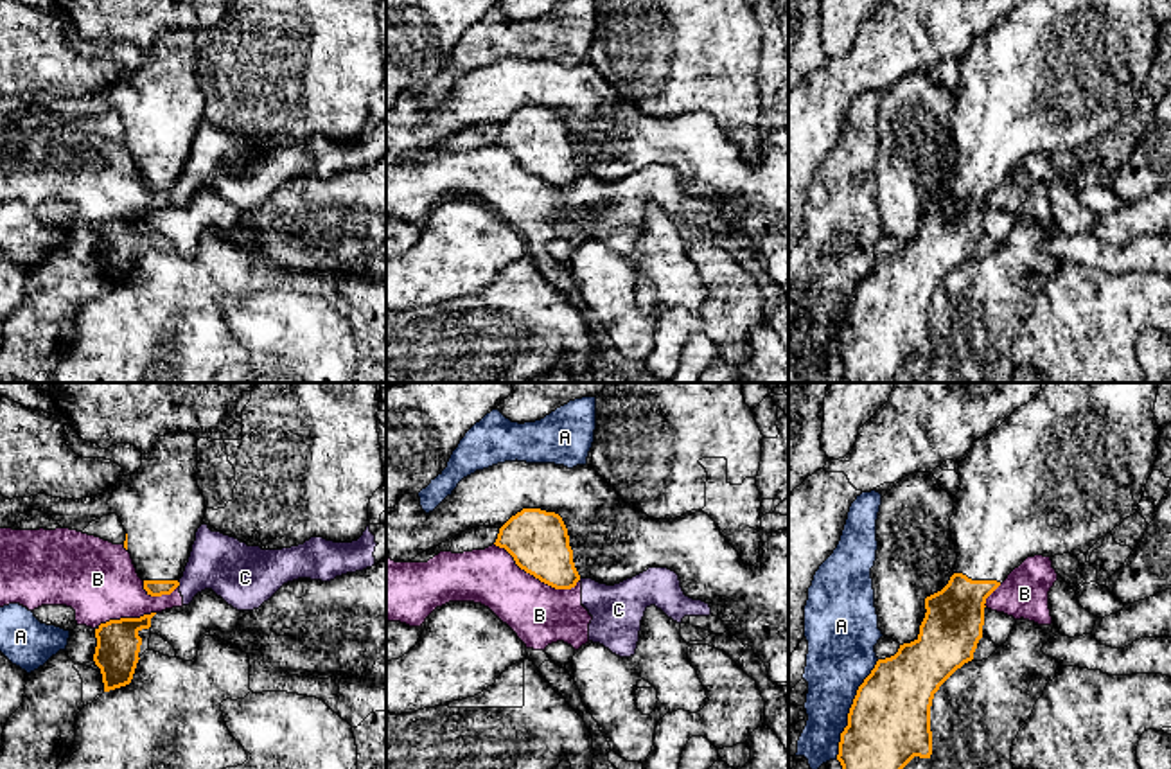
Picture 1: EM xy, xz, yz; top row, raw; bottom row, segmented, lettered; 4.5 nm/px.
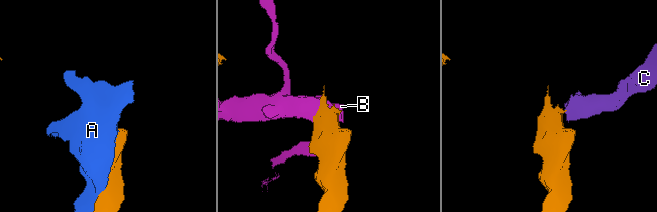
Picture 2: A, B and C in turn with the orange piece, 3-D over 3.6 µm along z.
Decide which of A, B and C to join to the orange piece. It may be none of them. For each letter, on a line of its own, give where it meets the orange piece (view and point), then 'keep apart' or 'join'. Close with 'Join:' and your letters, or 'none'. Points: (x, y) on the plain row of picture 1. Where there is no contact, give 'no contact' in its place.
A: contact yz (850, 308); keep apart
B: contact xz (536, 175); keep apart
C: contact xy (178, 182); keep apart
Join: none

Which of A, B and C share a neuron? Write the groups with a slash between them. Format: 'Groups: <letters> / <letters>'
Groups: A / B C

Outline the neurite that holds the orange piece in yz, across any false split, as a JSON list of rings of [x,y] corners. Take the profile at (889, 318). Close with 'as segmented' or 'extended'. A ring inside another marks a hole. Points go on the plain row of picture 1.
[[[1027,0],[1017,5],[991,32],[977,36],[959,59],[959,90],[950,115],[955,165],[948,181],[925,196],[925,216],[914,239],[900,243],[891,255],[878,257],[858,284],[841,331],[837,358],[844,383],[896,383],[900,368],[914,356],[930,356],[930,304],[939,284],[973,257],[982,235],[986,196],[1027,155],[1087,151],[1101,135],[1133,113],[1158,52],[1160,27],[1155,0]]]; extended

